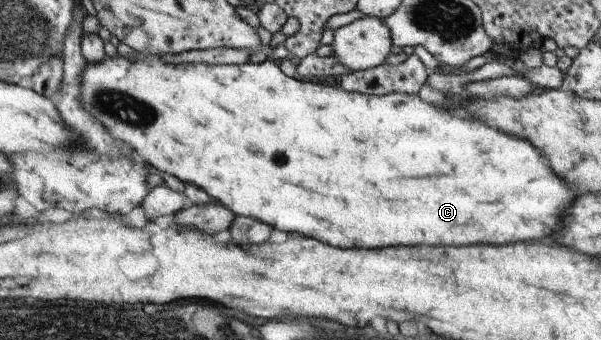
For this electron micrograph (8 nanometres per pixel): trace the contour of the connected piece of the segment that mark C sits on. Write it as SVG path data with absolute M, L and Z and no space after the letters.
M135 54L134 60L121 55L106 57L83 66L79 74L79 102L92 115L108 136L128 145L137 158L146 166L160 170L164 174L176 176L182 182L190 182L202 188L208 196L222 202L234 214L256 218L272 228L298 232L330 246L340 248L384 248L384 246L466 246L466 244L506 244L506 242L526 242L544 238L554 222L560 224L560 214L568 208L574 196L564 188L564 184L550 172L550 168L540 160L540 154L524 140L502 134L488 126L482 126L464 116L452 116L448 112L438 112L433 105L420 101L417 95L388 93L382 96L351 93L340 87L327 86L308 80L296 80L282 73L270 58L262 63L235 65L209 65L204 63L178 63L163 61L159 55L152 57Z

